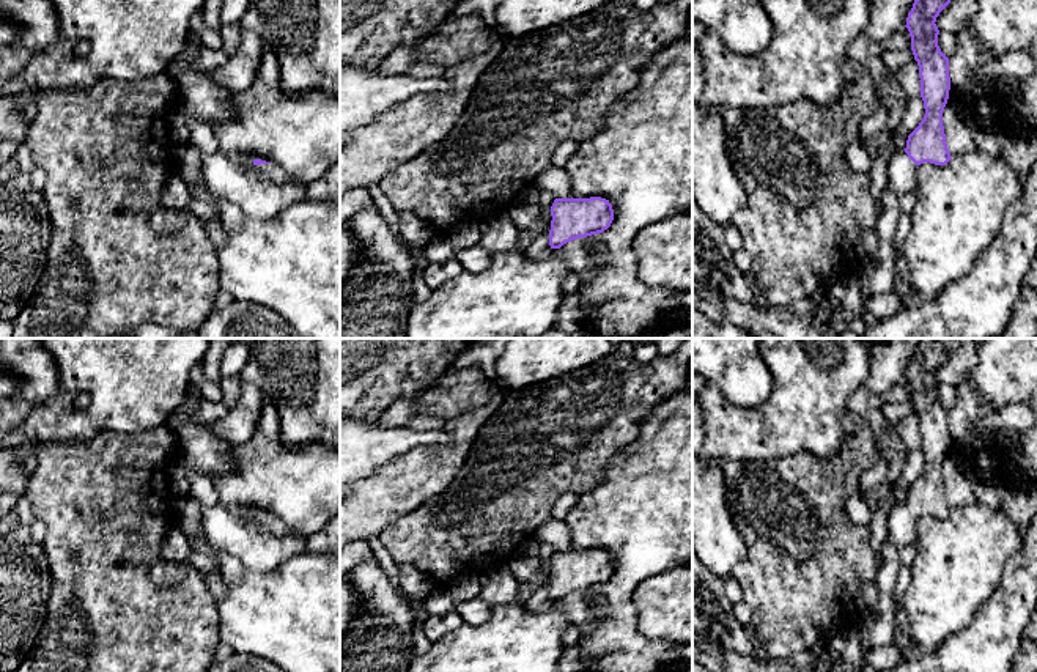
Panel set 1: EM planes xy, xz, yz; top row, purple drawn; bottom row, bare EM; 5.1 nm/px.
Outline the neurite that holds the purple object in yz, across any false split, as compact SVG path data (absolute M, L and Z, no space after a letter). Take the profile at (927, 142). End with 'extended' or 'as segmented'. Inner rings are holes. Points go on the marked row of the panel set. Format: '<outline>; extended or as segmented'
M914 0L906 17L925 115L908 135L906 148L888 162L888 187L897 195L917 189L916 172L921 164L946 165L952 157L943 126L950 90L949 58L938 46L939 30L935 24L949 3L950 0Z; extended

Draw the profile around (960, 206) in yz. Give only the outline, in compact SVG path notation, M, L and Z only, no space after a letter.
M977 148L946 165L917 165L916 181L911 230L900 255L910 288L933 299L999 234L1023 184L1006 159Z

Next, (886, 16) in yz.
M869 0L870 24L864 33L884 44L897 30L906 25L914 0Z

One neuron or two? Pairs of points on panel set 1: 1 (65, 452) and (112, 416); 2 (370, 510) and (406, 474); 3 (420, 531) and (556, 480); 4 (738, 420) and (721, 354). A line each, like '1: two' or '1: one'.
1: two
2: one
3: one
4: two

